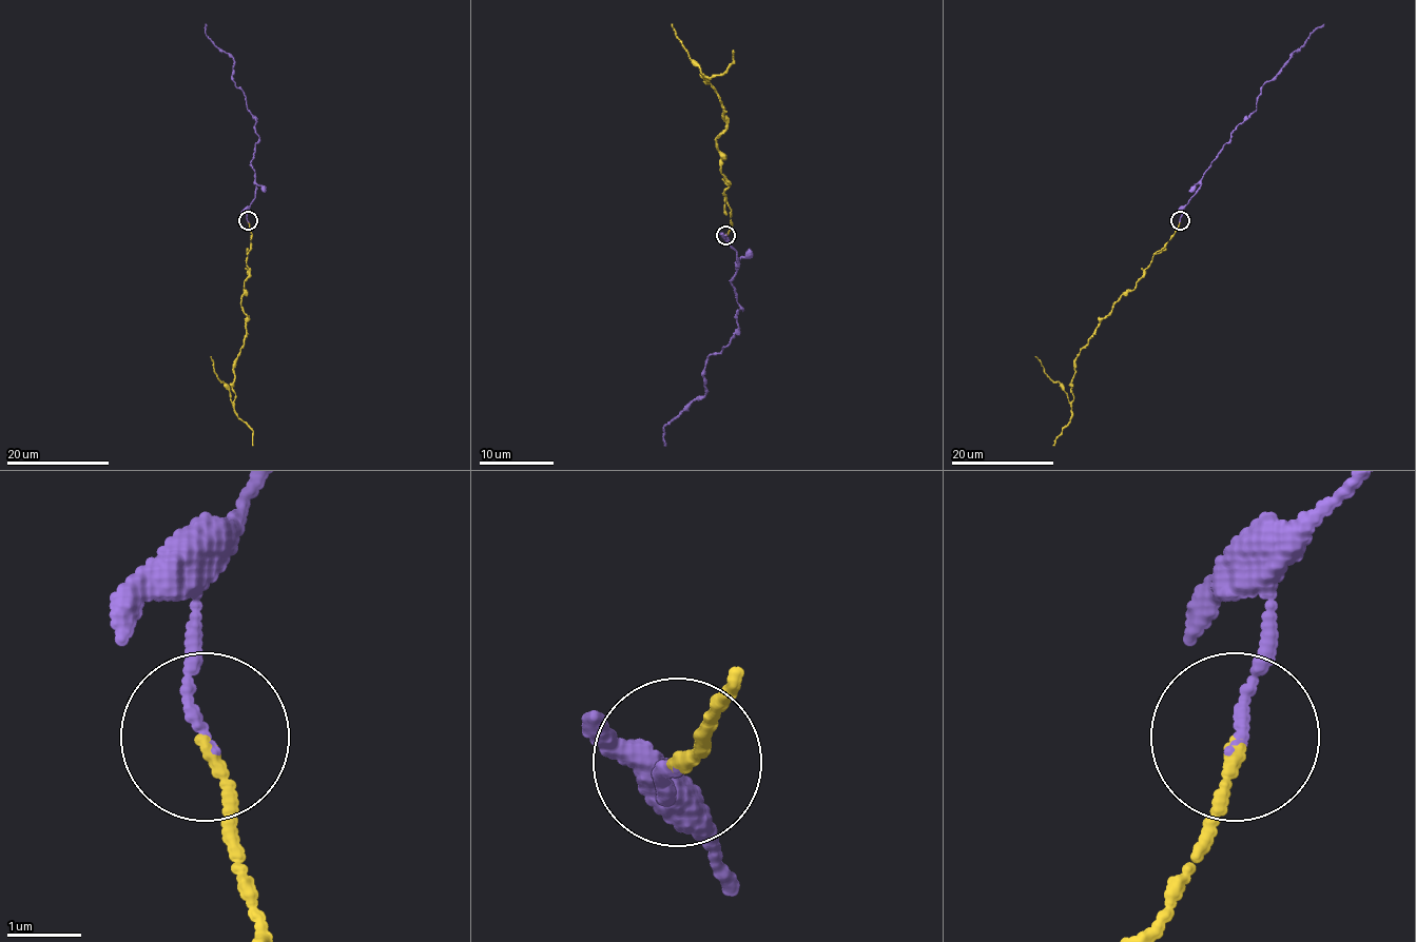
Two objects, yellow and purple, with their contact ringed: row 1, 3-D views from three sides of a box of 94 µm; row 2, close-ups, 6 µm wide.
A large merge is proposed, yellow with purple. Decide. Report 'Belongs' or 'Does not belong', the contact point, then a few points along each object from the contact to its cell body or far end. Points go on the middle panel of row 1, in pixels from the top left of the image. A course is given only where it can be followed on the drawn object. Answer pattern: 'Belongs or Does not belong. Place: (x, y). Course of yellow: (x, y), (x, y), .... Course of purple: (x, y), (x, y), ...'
Belongs. Place: (725, 235). Course of yellow: (726, 234), (732, 227), (724, 195), (729, 183), (720, 172), (717, 150), (726, 120), (720, 97), (672, 24). Course of purple: (726, 234), (737, 262), (730, 281), (743, 309), (737, 332), (705, 361), (705, 393), (664, 427), (666, 446)

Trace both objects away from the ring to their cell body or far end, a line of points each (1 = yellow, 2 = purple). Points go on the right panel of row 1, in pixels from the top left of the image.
1: (1179, 220), (1137, 286), (1121, 296), (1080, 350), (1071, 383), (1073, 398), (1068, 401), (1035, 356)
2: (1179, 220), (1211, 161), (1256, 109), (1266, 82), (1324, 24)

